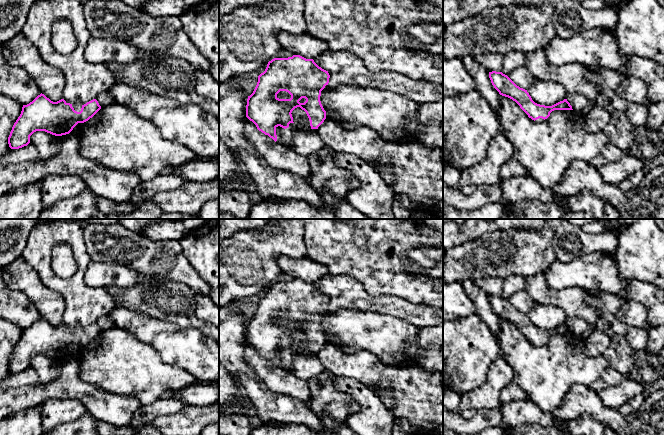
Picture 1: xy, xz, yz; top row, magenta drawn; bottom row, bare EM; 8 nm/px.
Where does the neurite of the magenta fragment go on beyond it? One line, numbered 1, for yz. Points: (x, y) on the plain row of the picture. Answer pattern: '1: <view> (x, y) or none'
1: none

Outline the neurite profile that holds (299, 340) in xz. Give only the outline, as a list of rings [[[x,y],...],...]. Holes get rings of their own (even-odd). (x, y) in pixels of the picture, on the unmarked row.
[[[300,331],[295,332],[291,338],[293,341],[293,346],[295,348],[305,347],[307,349],[310,349],[310,345],[306,336],[302,334]]]

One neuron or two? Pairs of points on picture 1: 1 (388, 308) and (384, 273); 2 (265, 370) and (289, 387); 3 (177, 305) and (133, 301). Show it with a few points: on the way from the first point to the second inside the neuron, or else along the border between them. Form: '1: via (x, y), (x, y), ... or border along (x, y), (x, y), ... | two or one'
1: border along (363, 288), (373, 296), (395, 295), (408, 301) | two
2: via (271, 375), (283, 382) | one
3: via (166, 304), (144, 303) | one

